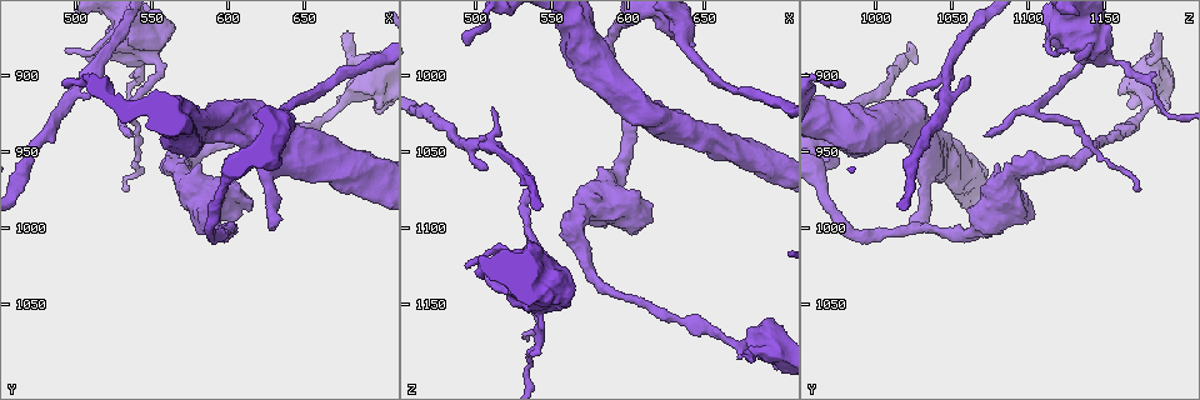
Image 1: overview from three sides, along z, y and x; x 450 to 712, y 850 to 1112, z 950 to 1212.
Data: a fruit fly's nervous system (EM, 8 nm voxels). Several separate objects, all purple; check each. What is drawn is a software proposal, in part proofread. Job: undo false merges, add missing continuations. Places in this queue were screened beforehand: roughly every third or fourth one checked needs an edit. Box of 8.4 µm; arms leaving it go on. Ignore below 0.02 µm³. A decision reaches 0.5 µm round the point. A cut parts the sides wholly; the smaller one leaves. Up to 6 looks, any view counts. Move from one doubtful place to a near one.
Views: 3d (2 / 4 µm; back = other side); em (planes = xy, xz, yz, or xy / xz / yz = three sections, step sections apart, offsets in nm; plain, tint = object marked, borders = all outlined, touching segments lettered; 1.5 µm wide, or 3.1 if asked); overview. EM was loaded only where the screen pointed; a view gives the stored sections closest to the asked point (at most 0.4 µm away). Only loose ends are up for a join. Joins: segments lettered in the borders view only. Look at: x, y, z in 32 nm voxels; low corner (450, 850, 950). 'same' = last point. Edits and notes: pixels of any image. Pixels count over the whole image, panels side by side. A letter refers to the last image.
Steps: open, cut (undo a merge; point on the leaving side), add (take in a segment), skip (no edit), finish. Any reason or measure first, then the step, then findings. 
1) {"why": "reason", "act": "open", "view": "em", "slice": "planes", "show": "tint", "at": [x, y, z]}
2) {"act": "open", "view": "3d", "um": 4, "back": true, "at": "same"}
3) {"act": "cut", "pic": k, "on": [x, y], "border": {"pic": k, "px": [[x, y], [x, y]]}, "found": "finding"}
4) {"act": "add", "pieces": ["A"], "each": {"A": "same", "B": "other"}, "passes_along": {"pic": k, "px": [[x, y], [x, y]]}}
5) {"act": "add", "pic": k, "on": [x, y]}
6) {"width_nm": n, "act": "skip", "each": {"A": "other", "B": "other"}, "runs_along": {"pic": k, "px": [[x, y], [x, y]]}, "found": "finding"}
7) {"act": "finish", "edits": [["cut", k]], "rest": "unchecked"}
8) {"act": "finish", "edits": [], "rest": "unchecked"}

{"why": "an open end", "act": "open", "view": "em", "slice": "xz", "step": 8, "show": "borders", "at": [676, 872, 1184]}

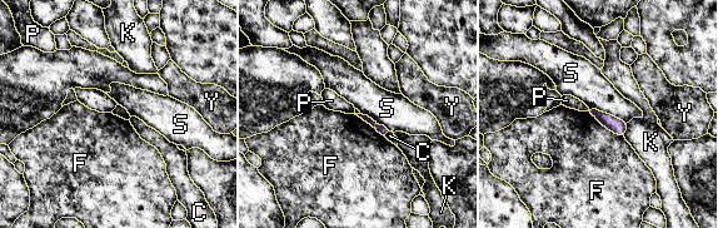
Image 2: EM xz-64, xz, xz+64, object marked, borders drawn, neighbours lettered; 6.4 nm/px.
{"act": "skip", "each": {"C": "other", "F": "other", "K": "other", "P": "other", "S": "other", "Y": "other"}, "found": "no lettered segment goes on from it"}

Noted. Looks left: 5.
{"why": "branch stops here", "act": "open", "view": "3d", "um": 4, "at": [634, 992, 1028]}

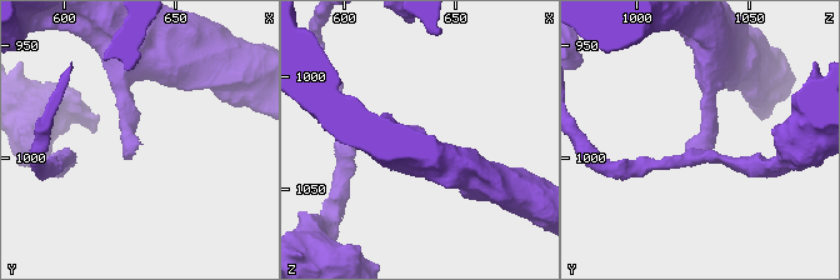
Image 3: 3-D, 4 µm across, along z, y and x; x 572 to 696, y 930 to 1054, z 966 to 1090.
{"why": "now the EM", "act": "open", "view": "em", "slice": "xy", "step": 8, "show": "tint", "at": [633, 994, 1026]}

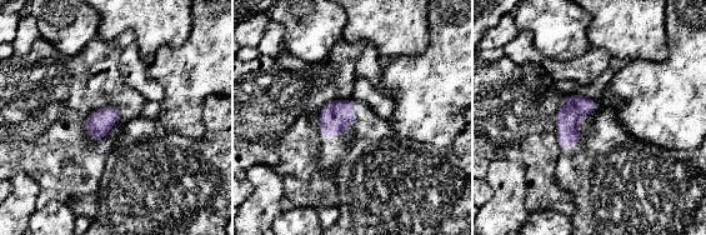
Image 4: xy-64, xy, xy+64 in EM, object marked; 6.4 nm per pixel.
{"act": "open", "view": "em", "slice": "planes", "show": "borders", "at": "same"}

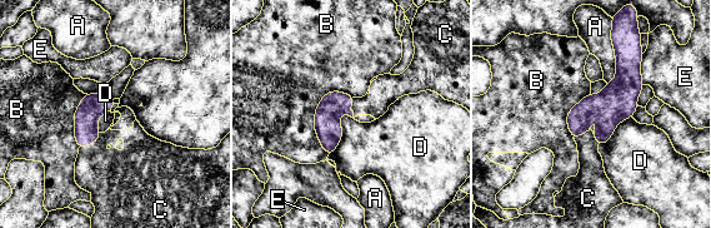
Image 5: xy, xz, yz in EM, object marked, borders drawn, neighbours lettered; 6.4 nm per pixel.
{"width_nm": 160, "act": "add", "pieces": ["C"], "each": {"A": "other", "B": "other", "C": "same", "D": "other", "E": "other"}, "found": "the cell continues"}

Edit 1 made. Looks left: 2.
{"act": "open", "view": "em", "slice": "planes", "show": "borders", "at": [572, 946, 1002]}

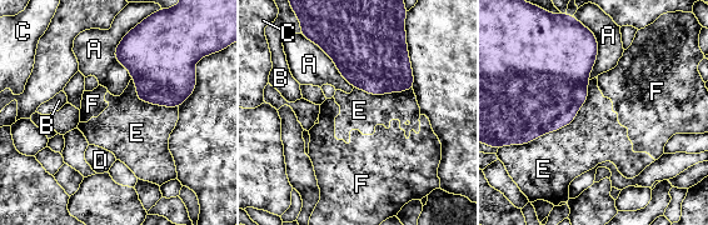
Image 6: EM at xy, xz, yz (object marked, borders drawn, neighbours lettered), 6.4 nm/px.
{"act": "skip", "each": {"A": "other", "B": "other", "C": "other", "D": "other", "E": "other", "F": "other"}, "border": {"pic": 6, "px": [[589, 80], [568, 124], [498, 149]]}, "found": "no lettered segment goes on from it"}

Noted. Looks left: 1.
{"act": "finish", "edits": [["add", 5]], "rest": "unchecked"}

